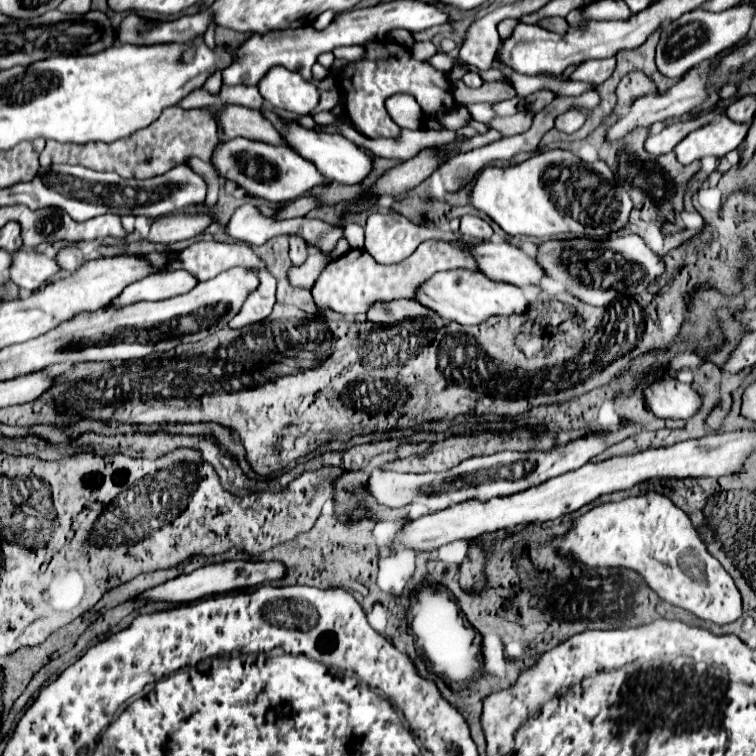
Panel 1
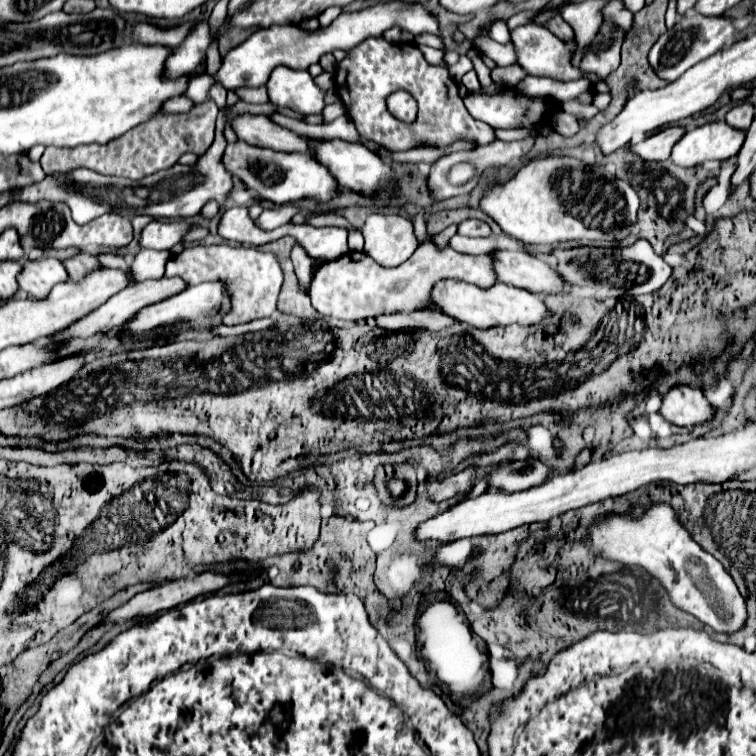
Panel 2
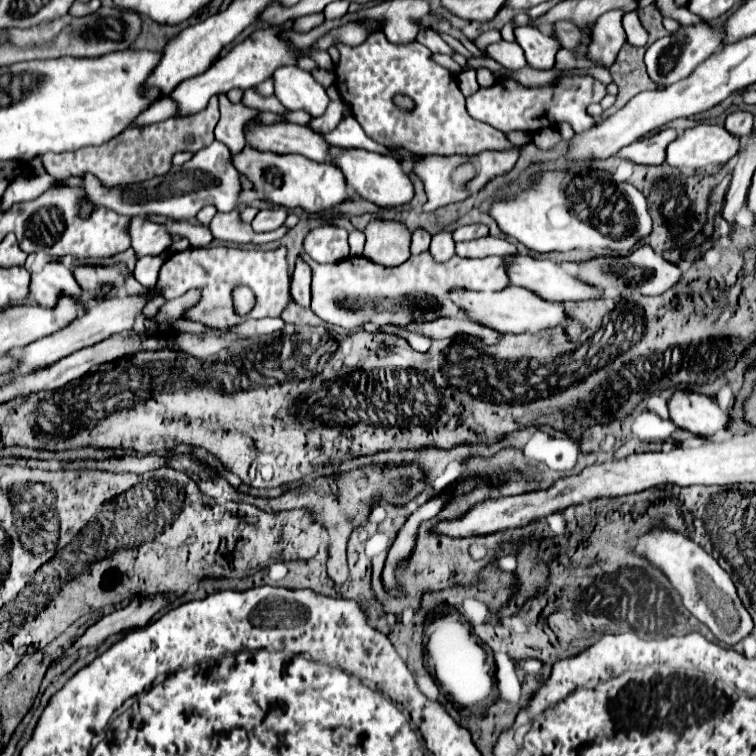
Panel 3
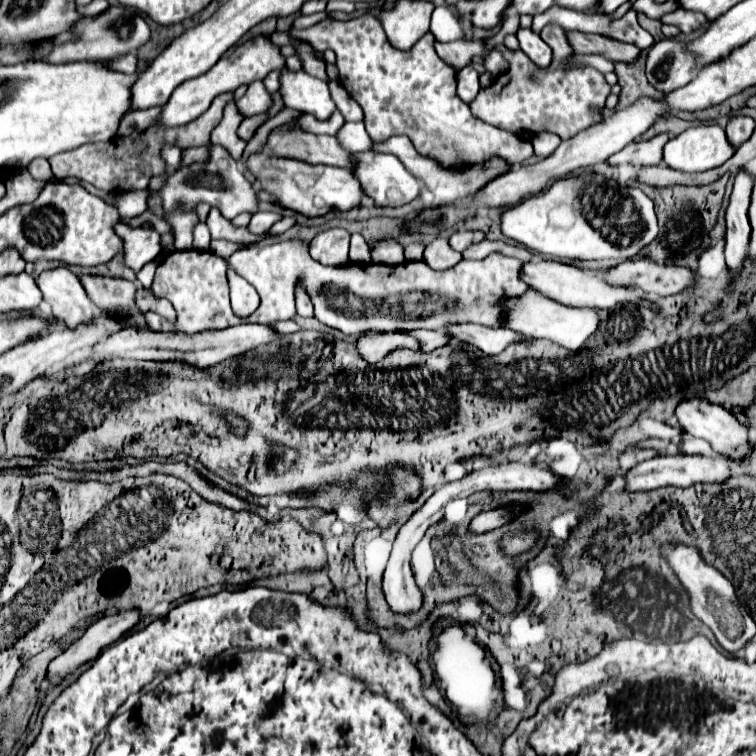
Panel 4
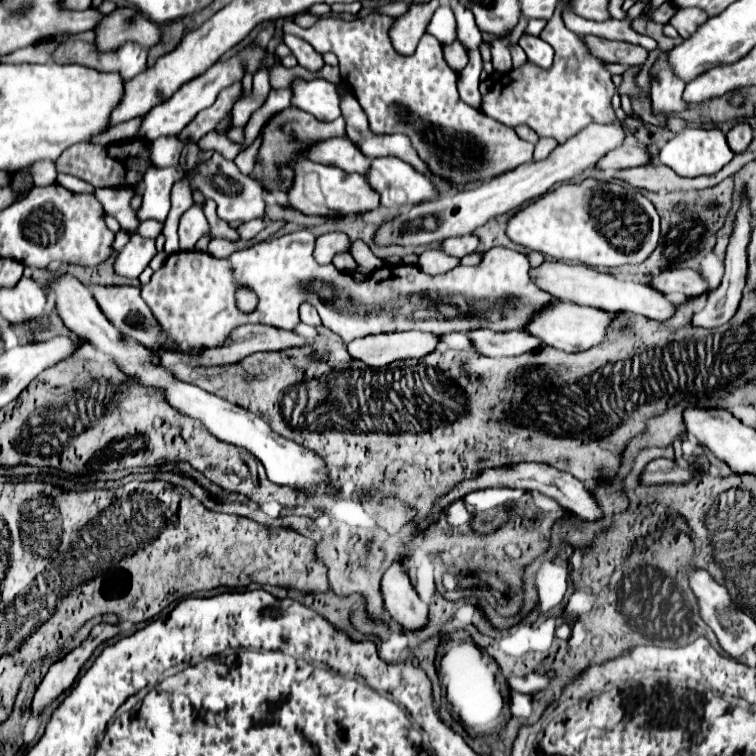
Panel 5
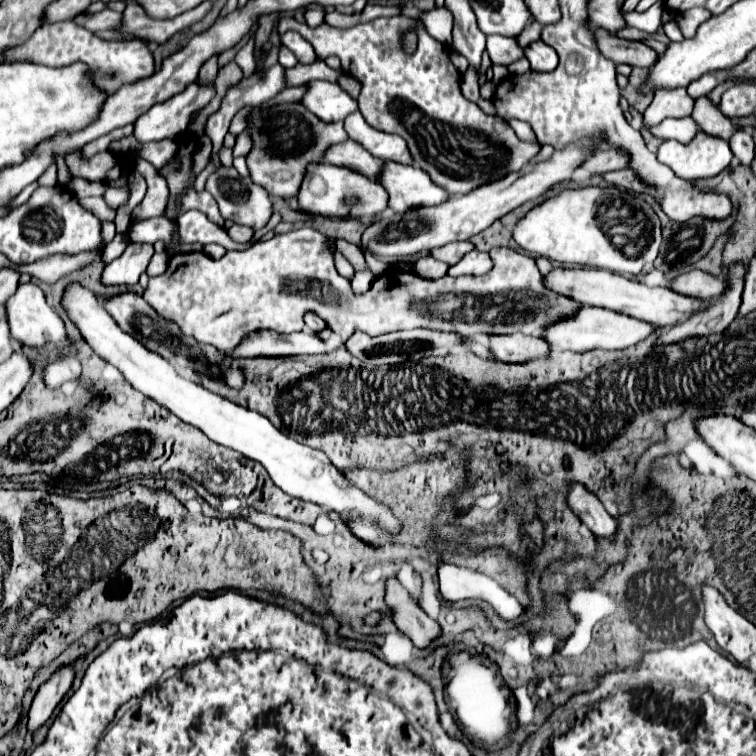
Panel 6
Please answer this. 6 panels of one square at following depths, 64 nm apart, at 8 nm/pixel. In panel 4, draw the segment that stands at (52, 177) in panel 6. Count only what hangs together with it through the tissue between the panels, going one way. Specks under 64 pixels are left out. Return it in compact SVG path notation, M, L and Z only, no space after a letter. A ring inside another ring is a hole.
M45 158L34 159L27 167L27 170L36 180L49 180L53 177L50 164Z

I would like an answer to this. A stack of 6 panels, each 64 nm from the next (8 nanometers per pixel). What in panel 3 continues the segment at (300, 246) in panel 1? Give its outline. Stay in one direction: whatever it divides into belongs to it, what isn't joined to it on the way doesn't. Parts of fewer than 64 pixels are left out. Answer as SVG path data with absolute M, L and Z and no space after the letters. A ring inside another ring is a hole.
M296 256L296 270L292 276L292 298L300 306L310 306L310 280L312 280L312 270L310 266Z

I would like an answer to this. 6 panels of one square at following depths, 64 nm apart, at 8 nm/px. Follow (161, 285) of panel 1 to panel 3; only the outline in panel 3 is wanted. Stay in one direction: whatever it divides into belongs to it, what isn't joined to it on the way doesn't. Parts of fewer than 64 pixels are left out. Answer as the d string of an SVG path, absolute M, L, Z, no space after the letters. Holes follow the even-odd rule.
M152 286L152 288L148 288L148 294L114 296L114 298L108 298L104 302L94 304L84 316L78 316L66 328L62 328L62 330L58 330L58 332L54 332L54 334L50 334L46 338L40 338L34 344L28 344L22 350L22 354L20 354L20 368L18 368L18 372L20 374L28 374L28 372L34 372L34 370L40 370L40 368L44 368L44 366L48 366L48 364L52 364L52 362L56 362L56 360L76 352L76 350L80 350L80 348L92 346L92 344L102 342L102 340L106 340L106 338L110 338L114 334L130 330L134 326L134 320L142 314L144 306L156 296L160 296L160 292L156 292L156 286Z

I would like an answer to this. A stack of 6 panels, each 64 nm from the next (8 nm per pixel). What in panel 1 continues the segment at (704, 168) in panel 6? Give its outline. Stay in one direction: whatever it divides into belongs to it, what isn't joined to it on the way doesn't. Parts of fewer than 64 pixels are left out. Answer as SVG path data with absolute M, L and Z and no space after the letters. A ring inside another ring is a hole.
M722 116L700 130L690 132L676 148L676 158L680 164L690 164L704 156L724 156L726 152L738 148L738 144L746 138L750 124L736 124Z

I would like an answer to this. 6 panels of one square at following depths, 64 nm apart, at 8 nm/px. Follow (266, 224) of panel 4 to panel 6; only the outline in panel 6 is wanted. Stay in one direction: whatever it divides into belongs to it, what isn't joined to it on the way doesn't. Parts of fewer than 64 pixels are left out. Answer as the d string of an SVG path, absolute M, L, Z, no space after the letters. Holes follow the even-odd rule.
M236 224L236 226L232 226L232 228L228 230L228 234L230 234L230 238L236 240L236 242L250 242L252 236L254 236L254 228Z

